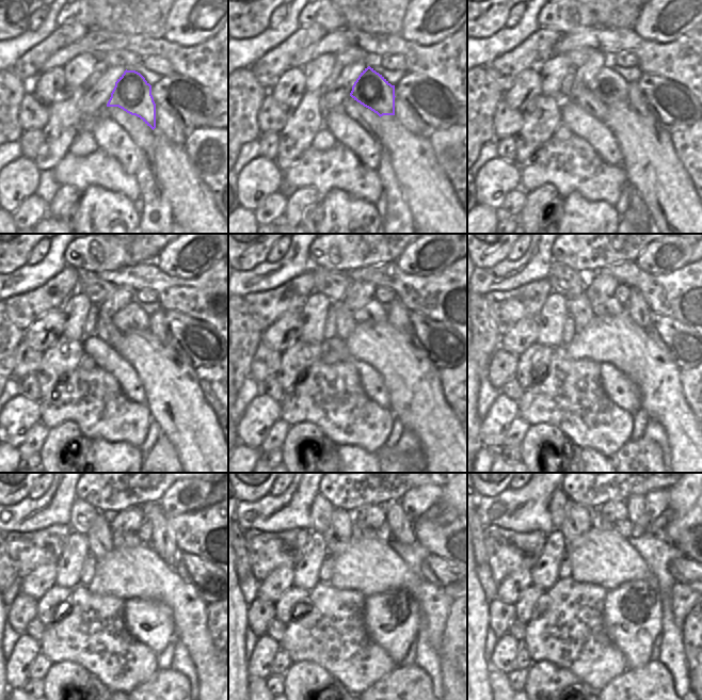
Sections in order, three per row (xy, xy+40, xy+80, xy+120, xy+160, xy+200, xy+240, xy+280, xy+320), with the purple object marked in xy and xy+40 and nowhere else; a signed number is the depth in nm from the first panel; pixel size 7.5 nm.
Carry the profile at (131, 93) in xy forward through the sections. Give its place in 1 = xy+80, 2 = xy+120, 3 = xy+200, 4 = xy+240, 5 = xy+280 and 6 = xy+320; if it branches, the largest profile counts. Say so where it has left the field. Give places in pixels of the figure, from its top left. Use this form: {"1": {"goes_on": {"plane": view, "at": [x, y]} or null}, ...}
{"1": {"goes_on": {"plane": "xy+80", "at": [609, 88]}}, "2": {"goes_on": {"plane": "xy+120", "at": [132, 317]}}, "3": {"goes_on": {"plane": "xy+200", "at": [611, 306]}}, "4": {"goes_on": {"plane": "xy+240", "at": [121, 539]}}, "5": {"goes_on": {"plane": "xy+280", "at": [359, 533]}}, "6": {"goes_on": {"plane": "xy+320", "at": [596, 521]}}}

